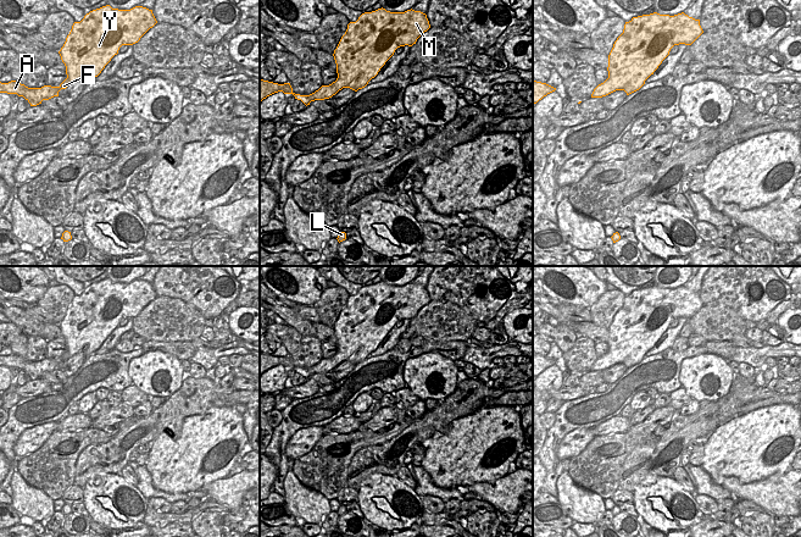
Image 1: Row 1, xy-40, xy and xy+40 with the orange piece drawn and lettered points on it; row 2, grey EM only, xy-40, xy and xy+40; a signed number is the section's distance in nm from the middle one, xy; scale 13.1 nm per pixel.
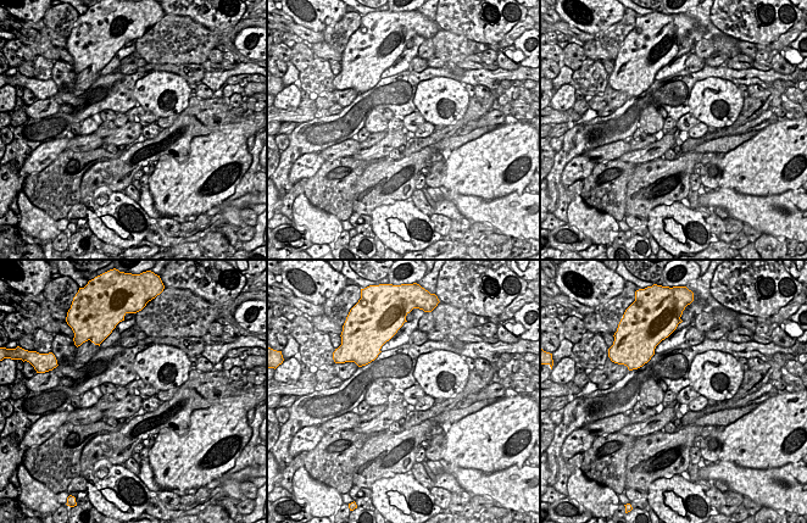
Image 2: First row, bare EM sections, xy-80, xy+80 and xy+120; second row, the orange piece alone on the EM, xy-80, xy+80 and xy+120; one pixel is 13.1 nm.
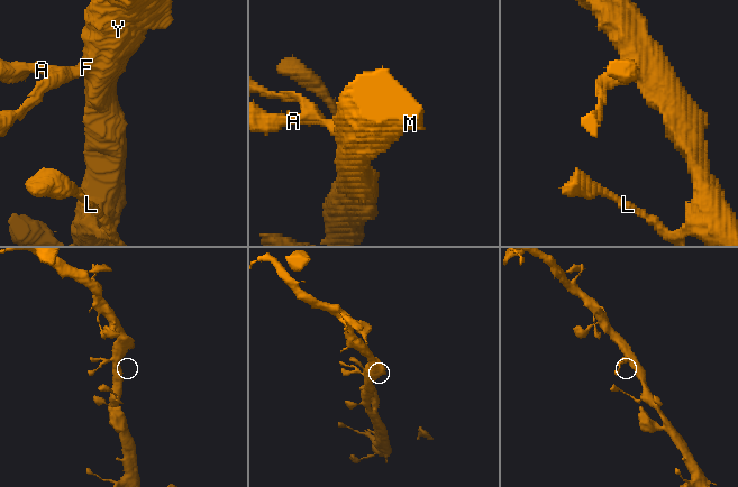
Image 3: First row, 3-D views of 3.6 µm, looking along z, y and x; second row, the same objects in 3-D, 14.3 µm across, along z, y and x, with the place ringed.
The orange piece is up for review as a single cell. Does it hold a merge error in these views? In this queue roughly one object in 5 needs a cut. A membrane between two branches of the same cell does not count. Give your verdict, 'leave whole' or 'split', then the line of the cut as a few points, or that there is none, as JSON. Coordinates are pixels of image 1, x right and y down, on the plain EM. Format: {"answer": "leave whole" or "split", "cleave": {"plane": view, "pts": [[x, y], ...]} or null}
{"answer": "leave whole", "cleave": null}

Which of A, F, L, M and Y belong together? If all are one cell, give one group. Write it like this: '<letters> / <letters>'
A F L M Y

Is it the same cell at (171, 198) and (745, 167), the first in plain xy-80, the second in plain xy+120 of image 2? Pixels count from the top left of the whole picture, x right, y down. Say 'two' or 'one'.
one

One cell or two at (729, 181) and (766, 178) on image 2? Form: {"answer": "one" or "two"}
{"answer": "one"}

